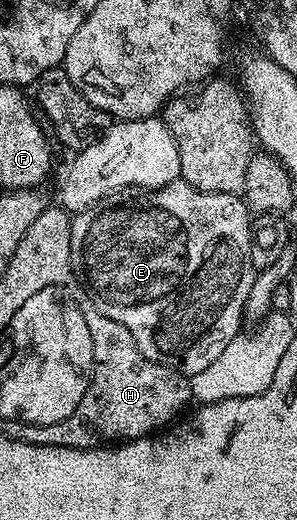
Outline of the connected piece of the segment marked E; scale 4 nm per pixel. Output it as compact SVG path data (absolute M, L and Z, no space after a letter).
M182 180L158 186L155 190L142 188L128 188L112 192L87 210L74 215L71 220L71 262L75 266L75 275L79 277L87 294L95 301L97 308L105 316L117 320L133 336L137 348L149 360L162 362L178 368L182 373L190 376L202 372L225 352L225 344L233 340L240 333L239 321L244 321L243 305L247 302L249 288L253 288L256 276L255 266L251 263L251 235L253 233L252 215L247 209L247 203L238 194L214 194L193 188L188 182Z

